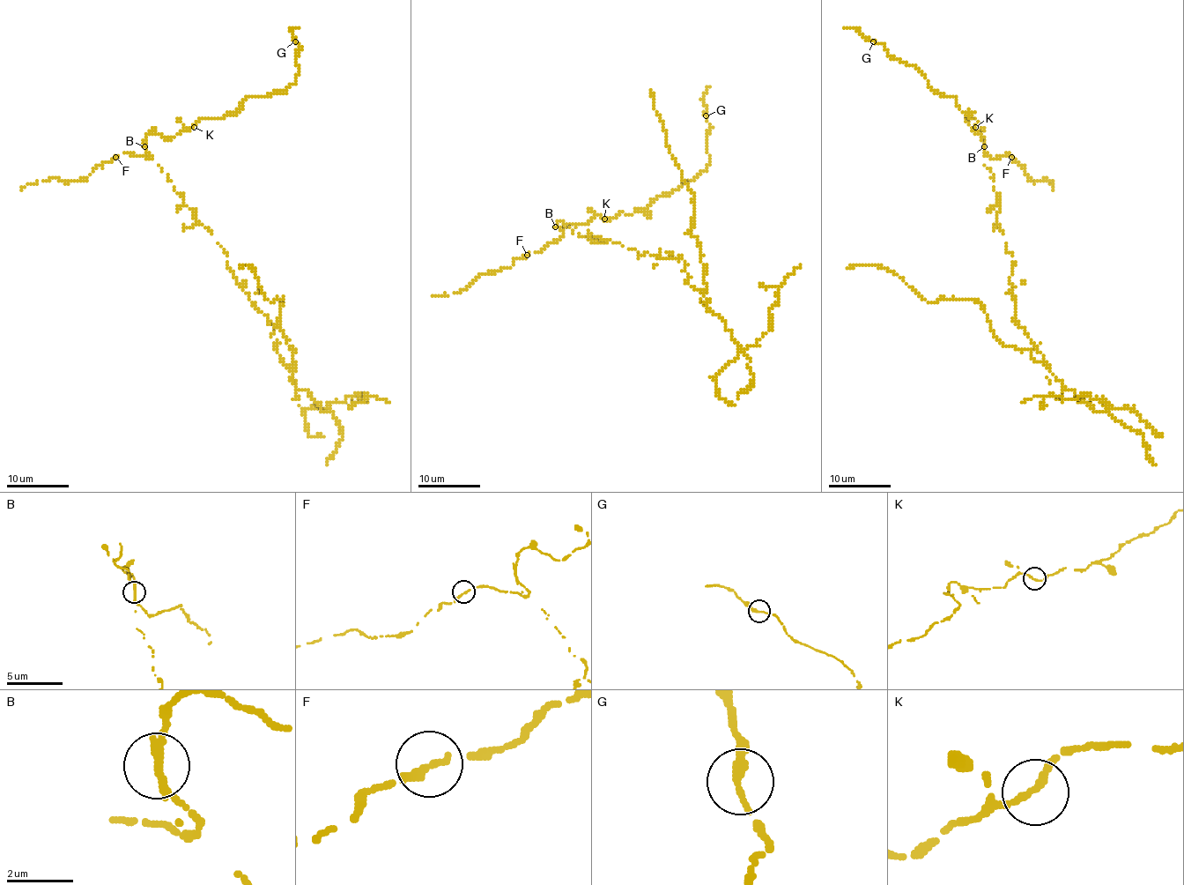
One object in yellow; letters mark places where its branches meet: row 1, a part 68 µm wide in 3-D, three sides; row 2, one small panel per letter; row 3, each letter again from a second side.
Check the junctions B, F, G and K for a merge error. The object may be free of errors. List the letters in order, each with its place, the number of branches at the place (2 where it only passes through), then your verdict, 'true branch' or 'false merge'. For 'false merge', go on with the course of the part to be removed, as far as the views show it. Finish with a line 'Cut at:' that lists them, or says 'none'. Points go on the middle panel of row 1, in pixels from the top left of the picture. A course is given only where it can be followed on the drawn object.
B: place (555, 226); branches 2; false merge
F: place (527, 255); branches 2; true branch
G: place (706, 115); branches 2; true branch
K: place (604, 219); branches 2; true branch
Cut at: B

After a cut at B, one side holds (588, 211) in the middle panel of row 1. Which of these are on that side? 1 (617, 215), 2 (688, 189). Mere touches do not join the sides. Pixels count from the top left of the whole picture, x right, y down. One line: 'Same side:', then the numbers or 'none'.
Same side: 1

